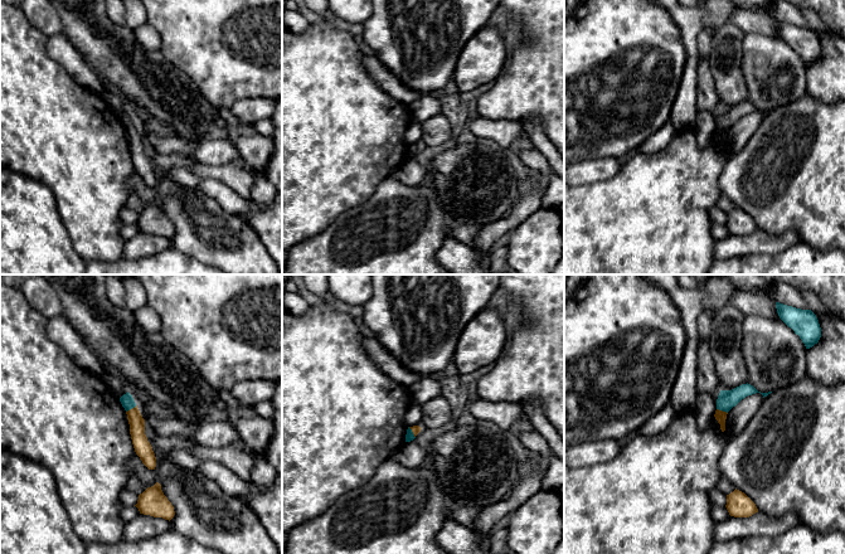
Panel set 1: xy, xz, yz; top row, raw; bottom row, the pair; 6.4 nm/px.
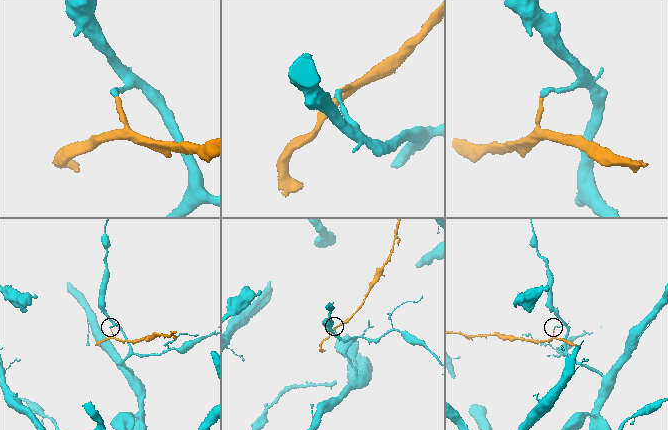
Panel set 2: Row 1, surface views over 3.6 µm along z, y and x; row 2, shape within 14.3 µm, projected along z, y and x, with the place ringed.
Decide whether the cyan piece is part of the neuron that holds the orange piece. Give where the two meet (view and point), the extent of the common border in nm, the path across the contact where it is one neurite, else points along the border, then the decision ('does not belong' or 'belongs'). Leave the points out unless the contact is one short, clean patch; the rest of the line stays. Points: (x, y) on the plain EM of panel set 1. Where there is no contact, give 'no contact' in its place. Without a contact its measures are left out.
contact yz (722, 129); length 80 nm; border yz (717, 126), (727, 131); does not belong

